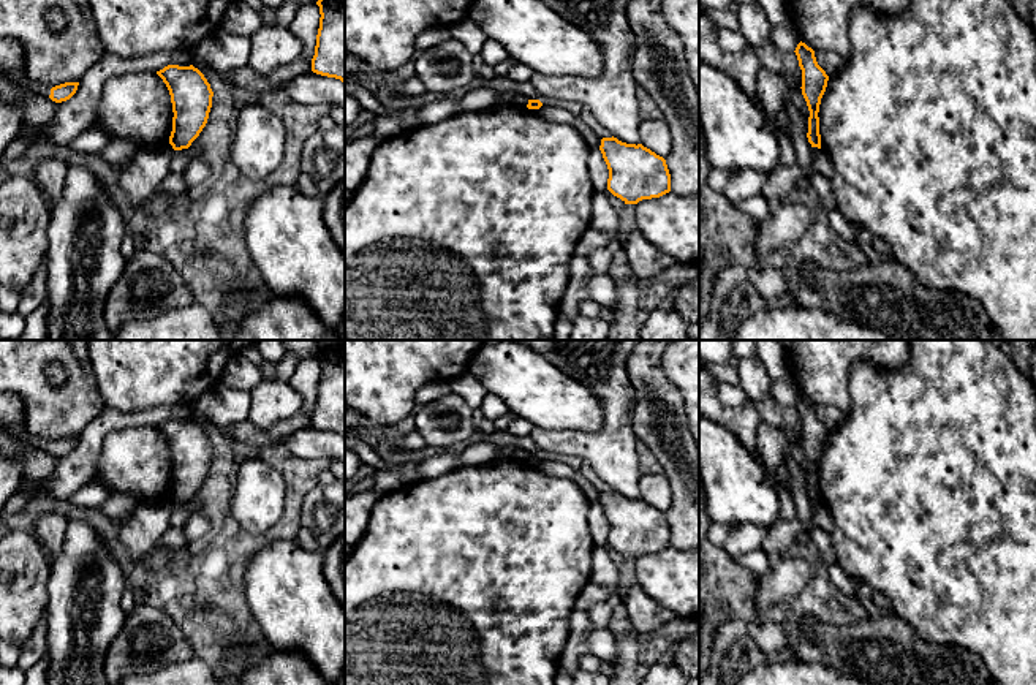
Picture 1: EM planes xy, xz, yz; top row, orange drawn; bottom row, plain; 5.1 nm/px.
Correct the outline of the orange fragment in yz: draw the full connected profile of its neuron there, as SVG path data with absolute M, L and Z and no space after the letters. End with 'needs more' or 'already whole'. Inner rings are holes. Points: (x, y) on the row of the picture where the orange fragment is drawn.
M800 41L794 52L797 55L799 66L802 70L802 87L800 87L802 95L810 111L807 138L811 147L821 149L818 112L821 98L827 87L829 76L818 65L815 51L808 47L805 43Z | already whole

